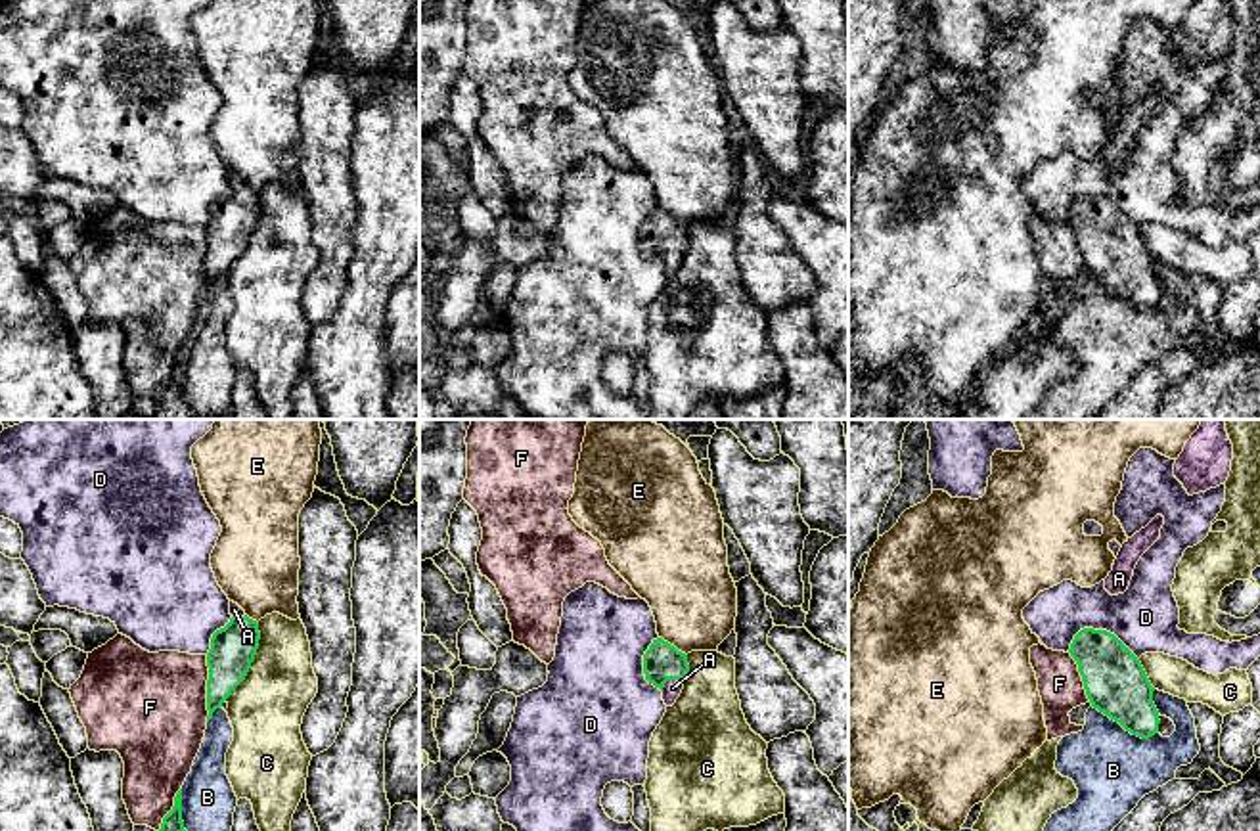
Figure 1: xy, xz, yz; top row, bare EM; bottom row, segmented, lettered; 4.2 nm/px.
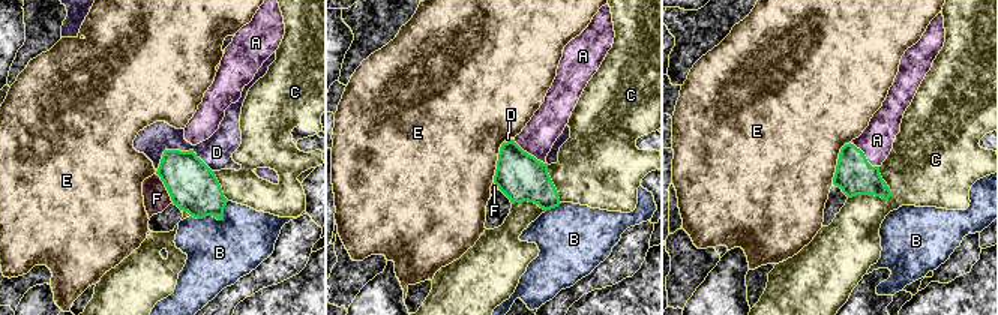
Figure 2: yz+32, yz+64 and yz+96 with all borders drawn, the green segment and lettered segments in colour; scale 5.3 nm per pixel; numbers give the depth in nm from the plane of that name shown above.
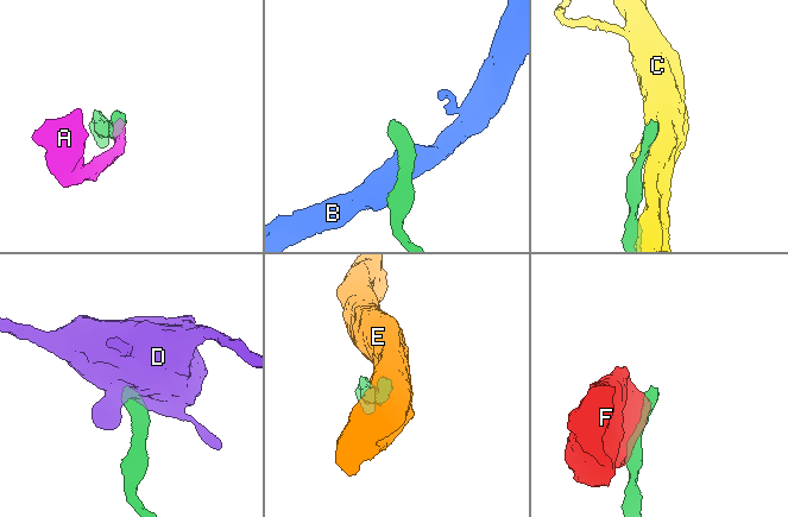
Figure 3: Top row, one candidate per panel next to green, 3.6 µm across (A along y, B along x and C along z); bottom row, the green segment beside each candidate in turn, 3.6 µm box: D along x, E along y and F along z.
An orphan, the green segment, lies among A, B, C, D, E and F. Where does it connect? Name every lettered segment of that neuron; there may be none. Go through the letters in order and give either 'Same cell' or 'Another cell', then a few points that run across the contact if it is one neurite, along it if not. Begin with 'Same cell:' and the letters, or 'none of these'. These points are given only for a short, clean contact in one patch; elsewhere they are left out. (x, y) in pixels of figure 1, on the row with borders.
Same cell: A
A: Same cell. Line: xz (661, 661), (671, 678), (673, 688)
B: Another cell
C: Another cell. Line: xy (259, 623), (255, 659), (246, 678), (224, 699)
D: Another cell
E: Another cell. Line: xz (659, 636), (686, 655)
F: Another cell

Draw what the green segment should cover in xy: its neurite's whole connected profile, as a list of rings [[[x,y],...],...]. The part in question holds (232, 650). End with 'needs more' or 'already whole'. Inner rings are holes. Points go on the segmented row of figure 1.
[[[230,601],[230,615],[230,622],[213,634],[207,653],[207,722],[245,680],[259,649],[259,622],[234,601]]] | needs more

